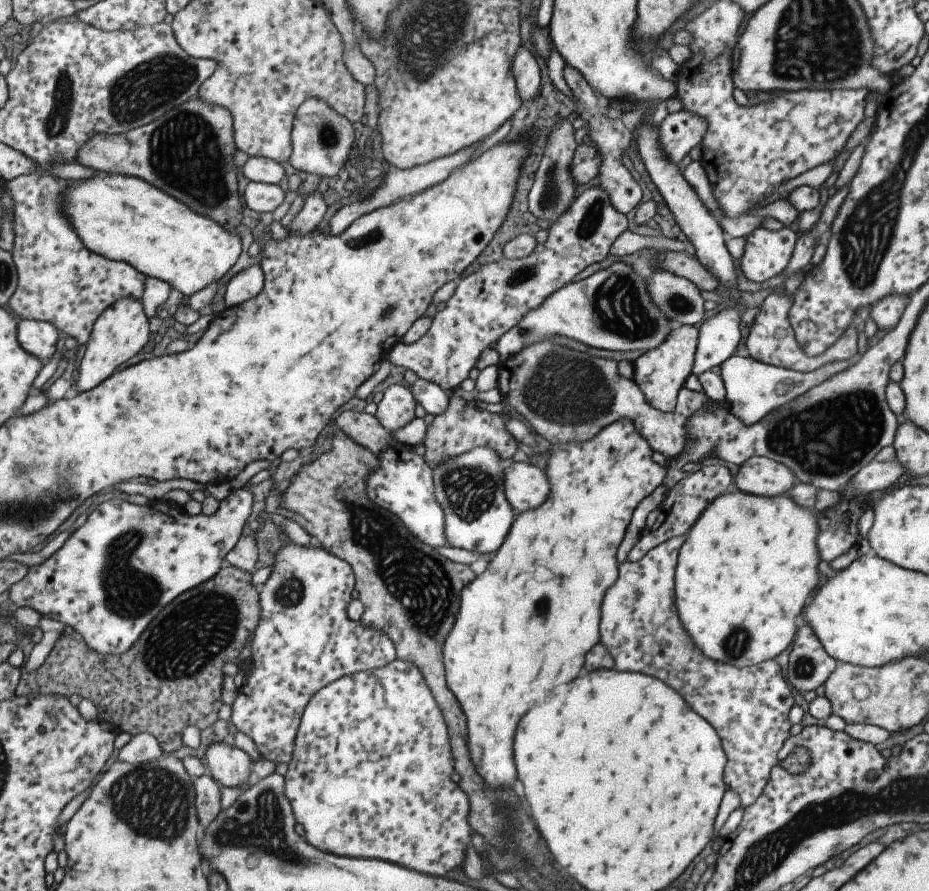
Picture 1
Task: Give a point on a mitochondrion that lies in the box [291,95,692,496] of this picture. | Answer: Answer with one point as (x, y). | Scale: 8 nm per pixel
(558, 378)

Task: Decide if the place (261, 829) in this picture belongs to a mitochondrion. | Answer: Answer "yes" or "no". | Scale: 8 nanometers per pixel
yes

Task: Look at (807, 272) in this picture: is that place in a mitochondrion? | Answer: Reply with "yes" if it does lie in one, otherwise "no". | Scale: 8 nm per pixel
no

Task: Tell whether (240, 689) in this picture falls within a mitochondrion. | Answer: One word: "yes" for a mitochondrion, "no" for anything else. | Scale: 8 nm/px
no

